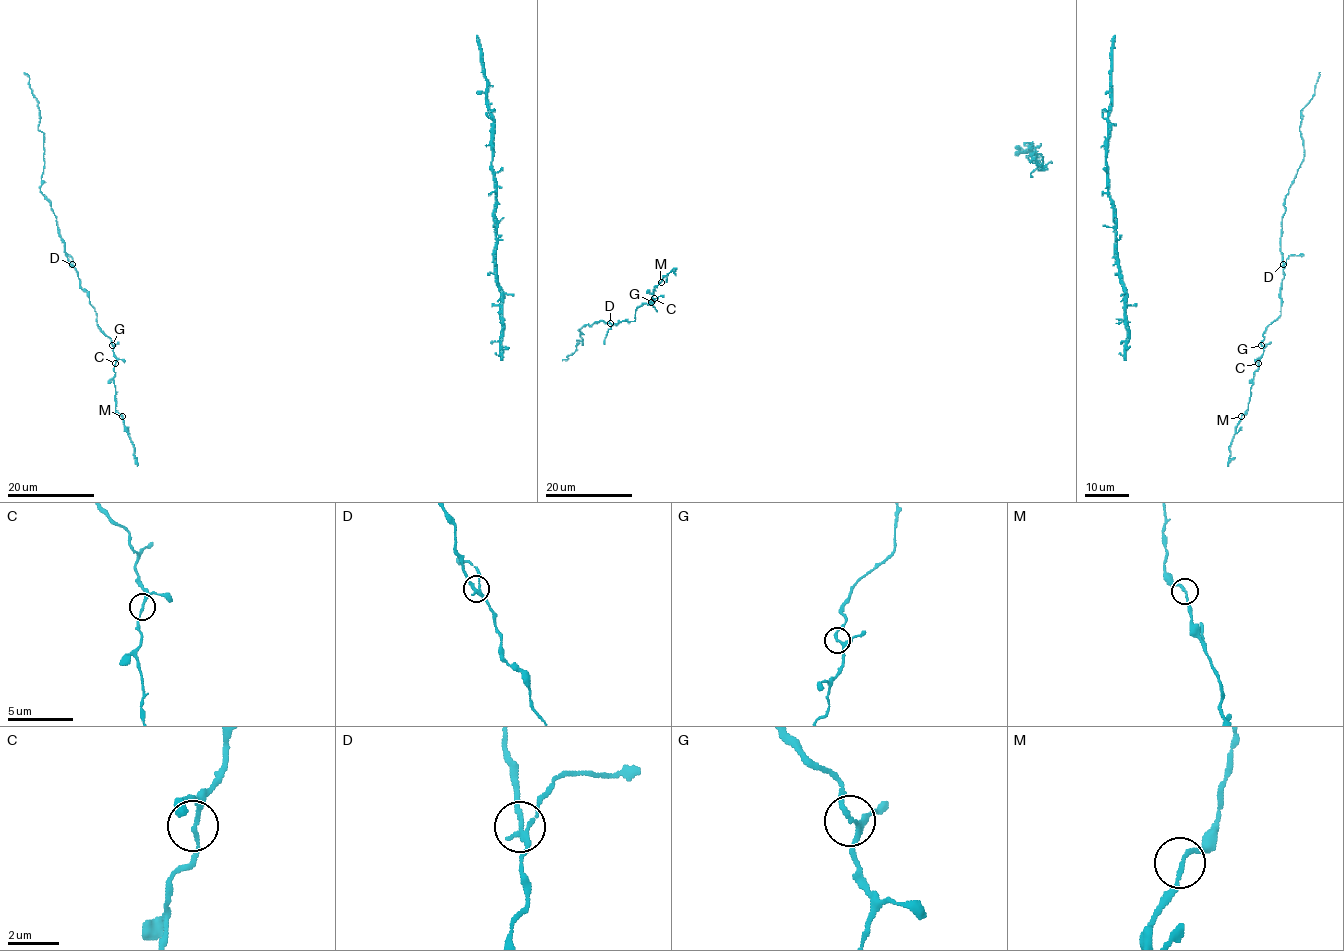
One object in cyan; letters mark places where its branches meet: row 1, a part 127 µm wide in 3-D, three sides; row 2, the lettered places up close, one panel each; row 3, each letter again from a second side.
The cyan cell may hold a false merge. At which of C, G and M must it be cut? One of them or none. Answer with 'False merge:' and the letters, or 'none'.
False merge: none

